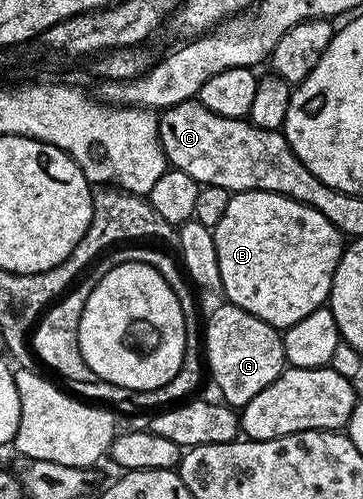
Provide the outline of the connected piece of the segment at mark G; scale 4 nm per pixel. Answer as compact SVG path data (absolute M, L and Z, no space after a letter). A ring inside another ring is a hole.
M222 301L204 323L204 359L208 364L208 375L220 385L223 400L230 407L241 409L246 406L260 389L272 385L287 366L283 336L279 328L260 321L252 313L240 309L234 303Z

